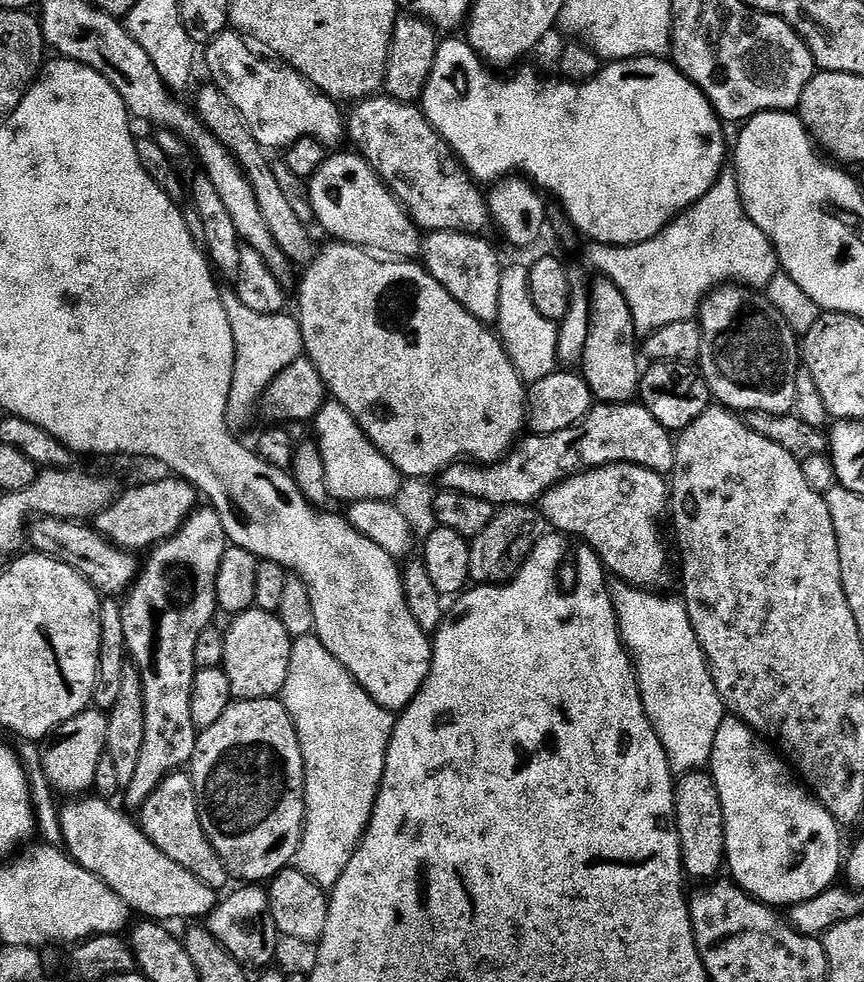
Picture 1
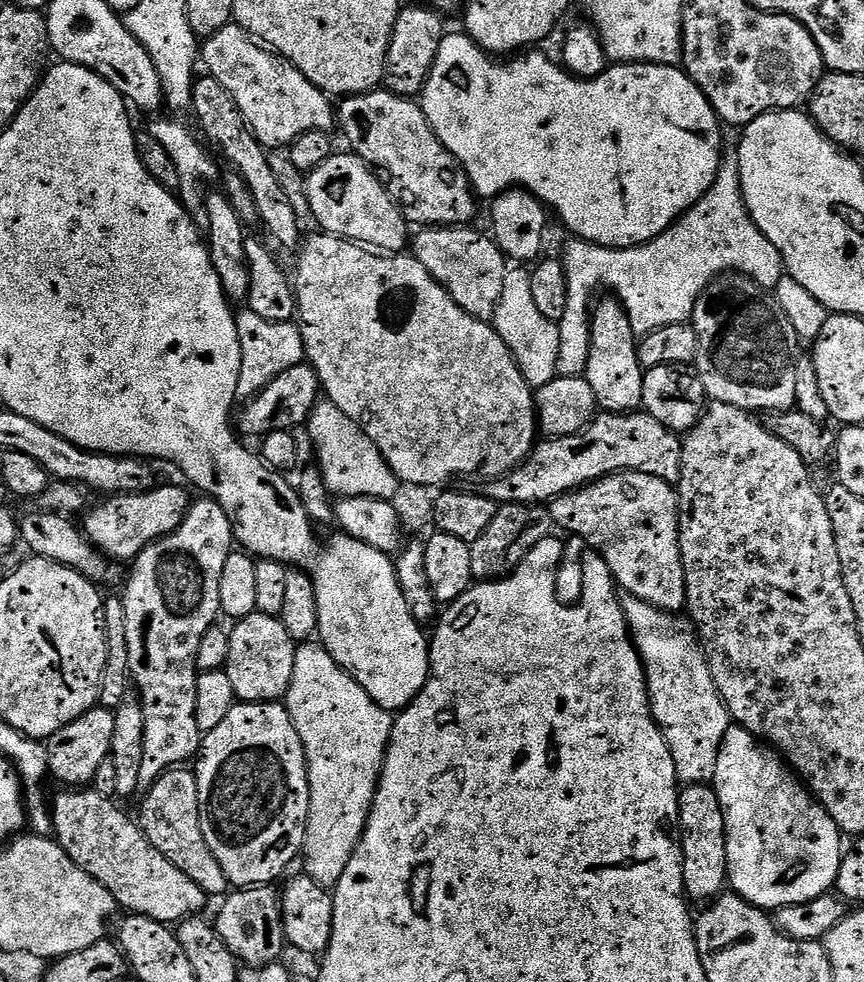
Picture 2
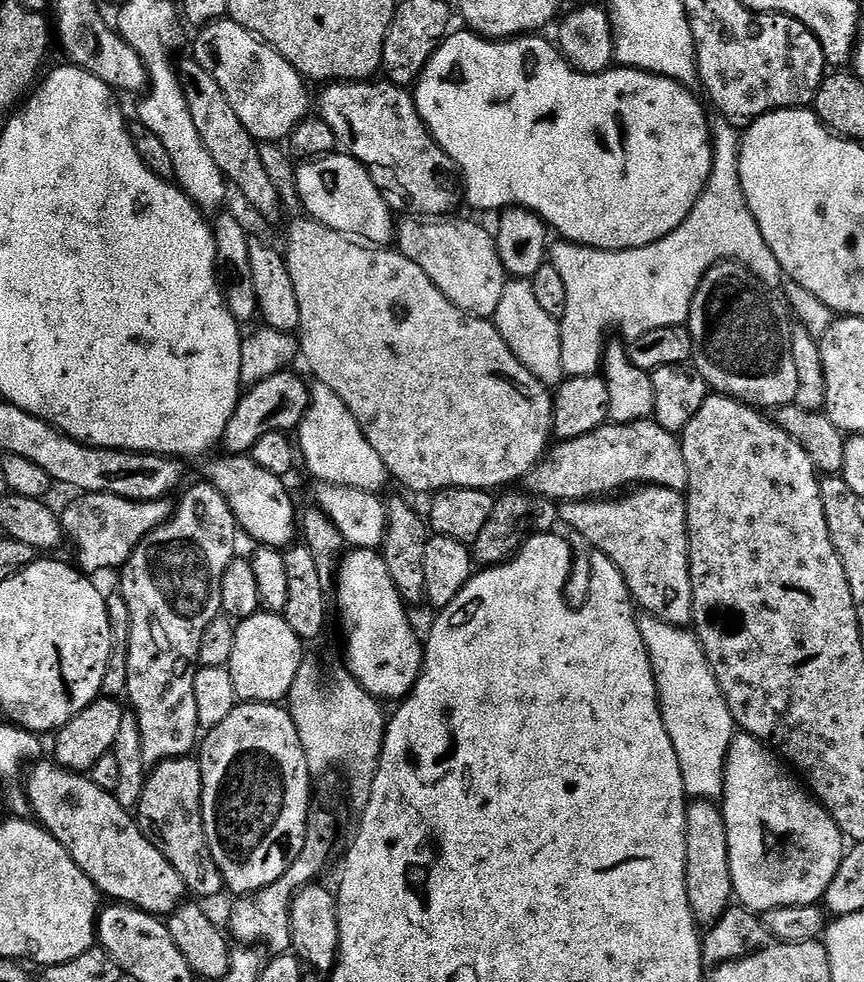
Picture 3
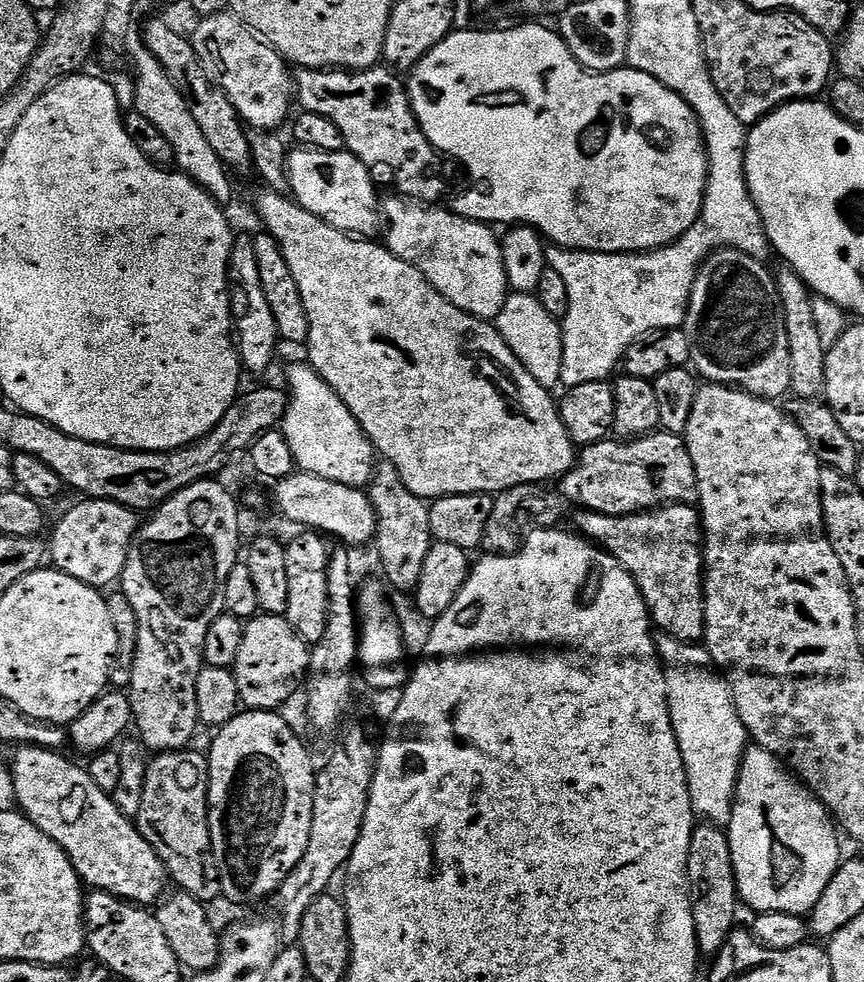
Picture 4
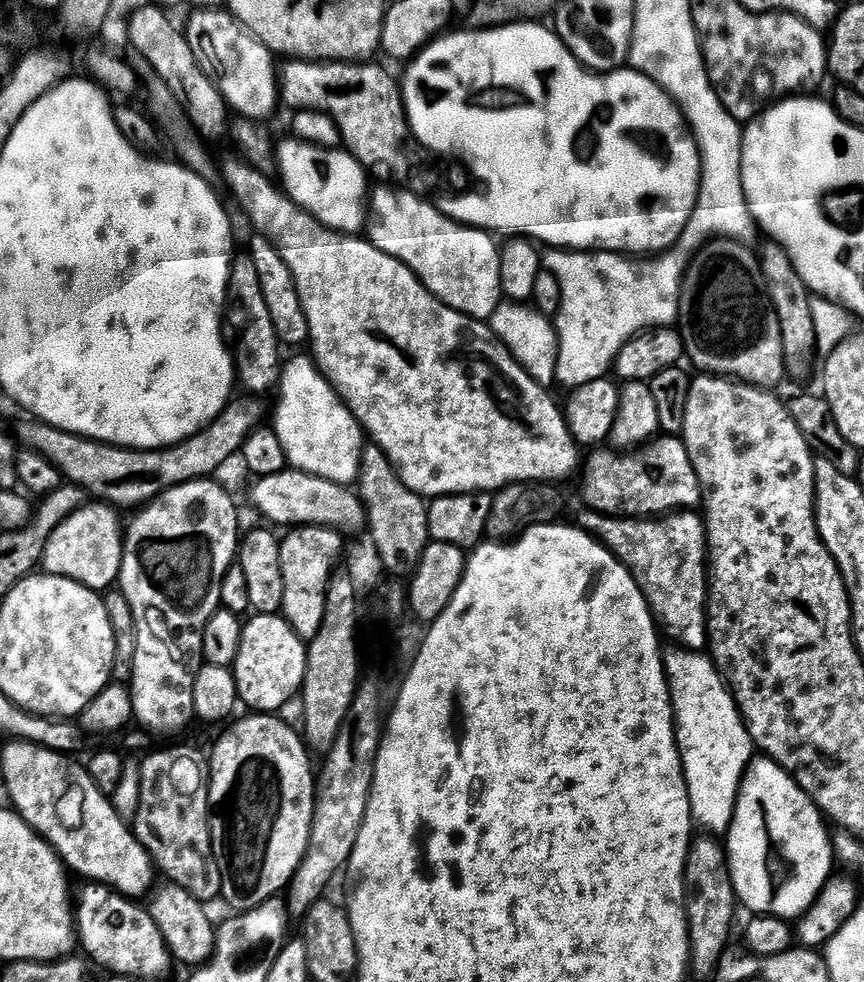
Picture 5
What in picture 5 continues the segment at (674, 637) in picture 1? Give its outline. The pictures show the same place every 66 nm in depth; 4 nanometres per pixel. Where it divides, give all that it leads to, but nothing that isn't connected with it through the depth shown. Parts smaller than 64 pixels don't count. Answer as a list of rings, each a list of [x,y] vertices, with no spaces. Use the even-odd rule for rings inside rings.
[[[676,650],[674,654],[670,652],[665,655],[665,668],[668,671],[668,688],[671,690],[673,720],[676,722],[676,743],[679,746],[680,761],[683,762],[687,793],[690,794],[693,821],[701,829],[708,824],[703,831],[709,833],[716,820],[732,824],[737,792],[748,765],[754,759],[754,745],[735,697],[711,657],[696,650]]]

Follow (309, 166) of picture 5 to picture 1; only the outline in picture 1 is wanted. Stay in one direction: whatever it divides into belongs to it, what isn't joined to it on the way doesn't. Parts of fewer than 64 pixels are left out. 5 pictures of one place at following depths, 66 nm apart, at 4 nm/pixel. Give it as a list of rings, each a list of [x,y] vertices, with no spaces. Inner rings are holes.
[[[359,154],[351,155],[329,155],[310,179],[308,196],[314,206],[316,224],[324,227],[333,241],[342,244],[354,244],[392,258],[415,257],[412,255],[421,251],[422,236],[412,217],[367,160]]]

